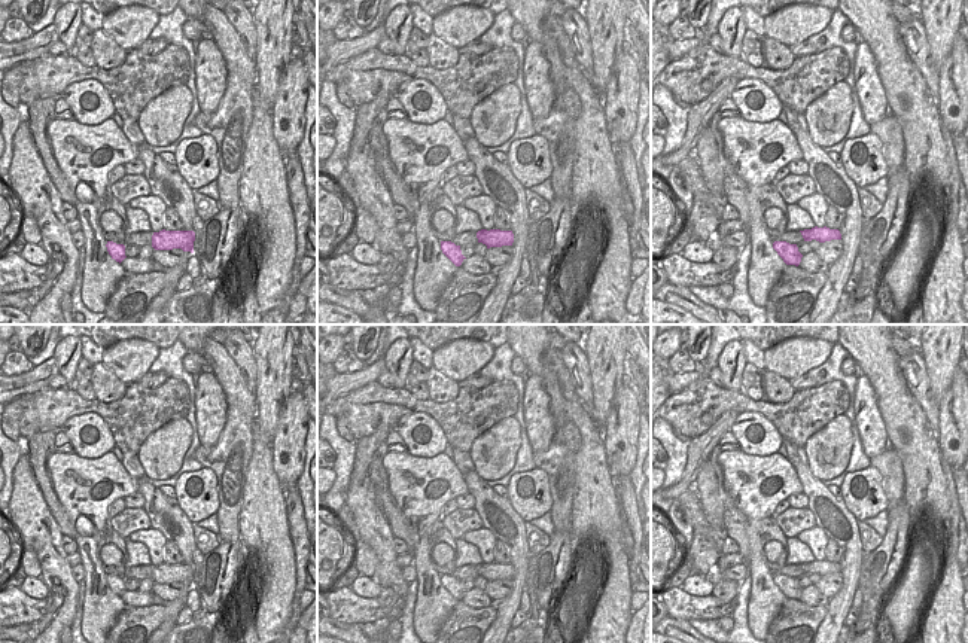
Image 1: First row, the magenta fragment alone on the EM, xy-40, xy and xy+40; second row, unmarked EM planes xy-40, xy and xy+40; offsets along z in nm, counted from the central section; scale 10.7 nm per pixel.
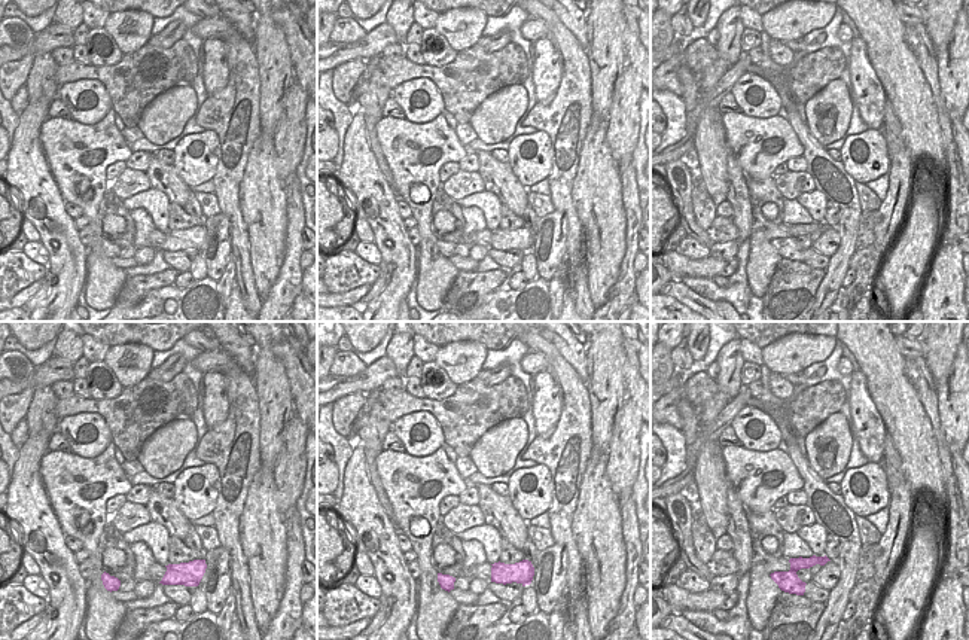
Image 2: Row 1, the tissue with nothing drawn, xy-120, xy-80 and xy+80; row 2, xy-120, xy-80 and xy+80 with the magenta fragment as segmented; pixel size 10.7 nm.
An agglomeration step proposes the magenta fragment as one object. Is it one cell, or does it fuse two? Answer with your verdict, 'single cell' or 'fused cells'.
fused cells

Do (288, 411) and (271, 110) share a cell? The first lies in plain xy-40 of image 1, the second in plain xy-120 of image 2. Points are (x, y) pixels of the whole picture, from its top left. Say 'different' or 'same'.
different

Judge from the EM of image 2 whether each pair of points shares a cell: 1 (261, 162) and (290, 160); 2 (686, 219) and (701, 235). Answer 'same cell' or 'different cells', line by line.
1: different cells
2: same cell

